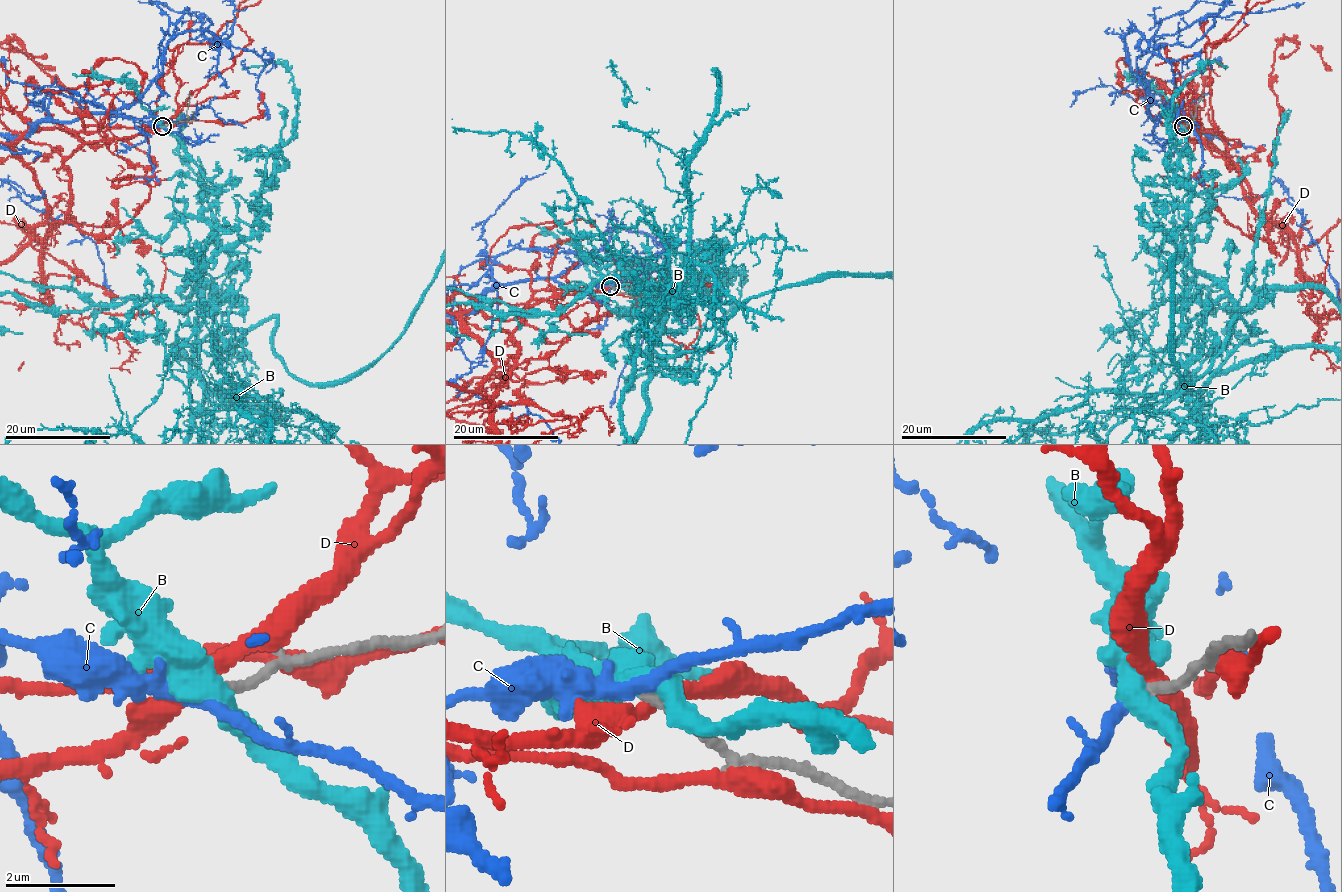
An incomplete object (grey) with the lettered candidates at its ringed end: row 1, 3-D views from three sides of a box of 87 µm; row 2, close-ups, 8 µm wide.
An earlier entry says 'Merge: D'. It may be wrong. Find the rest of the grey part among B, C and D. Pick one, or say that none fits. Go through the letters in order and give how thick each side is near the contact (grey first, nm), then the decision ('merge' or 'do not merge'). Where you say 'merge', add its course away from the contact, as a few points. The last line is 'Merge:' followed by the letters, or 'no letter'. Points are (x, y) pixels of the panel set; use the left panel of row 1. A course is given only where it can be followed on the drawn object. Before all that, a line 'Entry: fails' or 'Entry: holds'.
Entry: fails
B: 200 nm thick on the grey side, 480 nm on the other; do not merge
C: 180 nm thick on the grey side, 280 nm on the other; merge
D: 190 nm thick on the grey side, 320 nm on the other; do not merge
Merge: C

